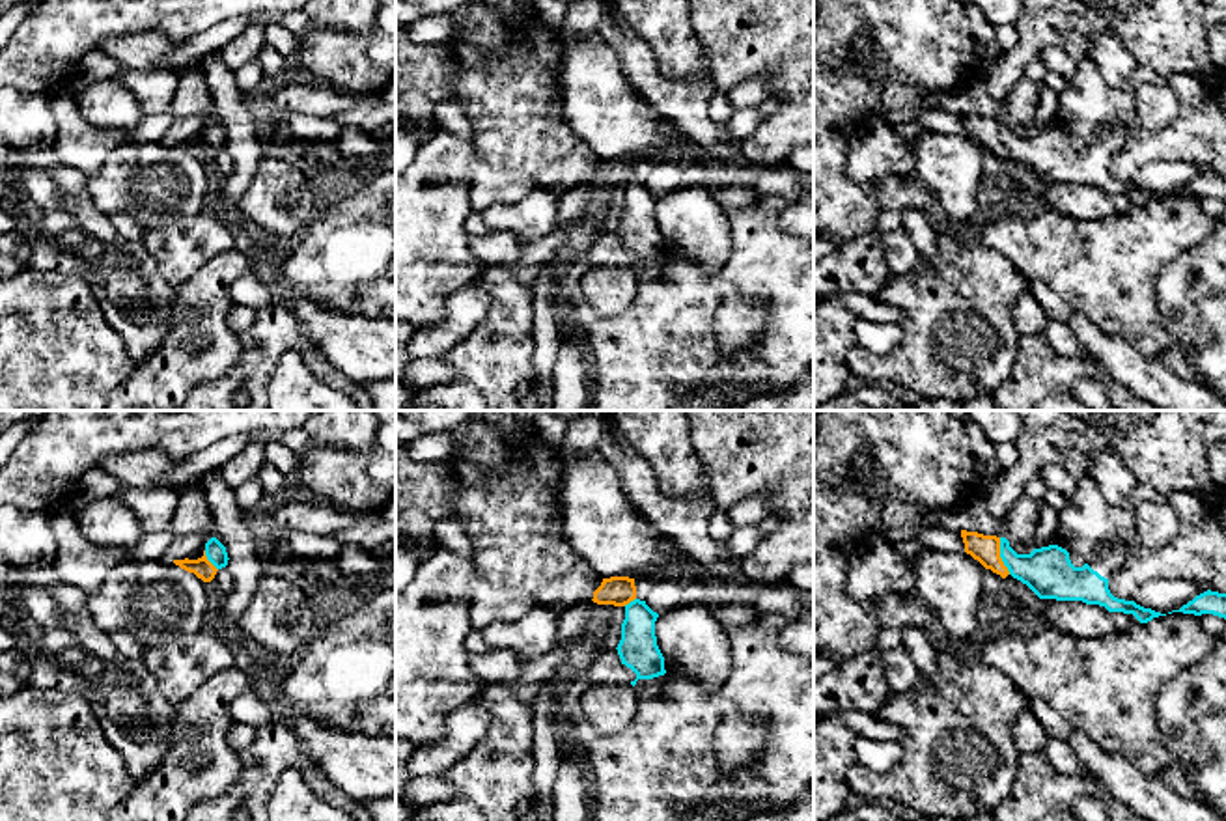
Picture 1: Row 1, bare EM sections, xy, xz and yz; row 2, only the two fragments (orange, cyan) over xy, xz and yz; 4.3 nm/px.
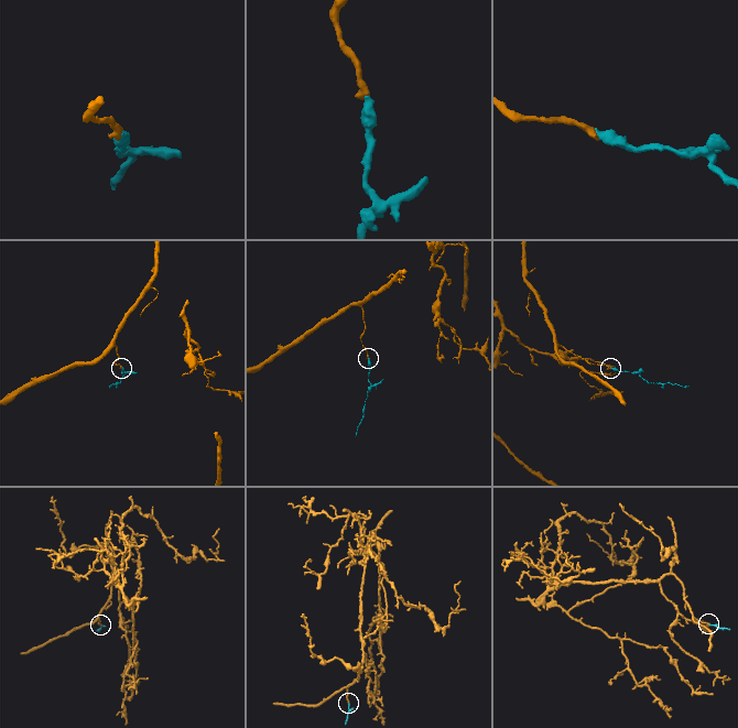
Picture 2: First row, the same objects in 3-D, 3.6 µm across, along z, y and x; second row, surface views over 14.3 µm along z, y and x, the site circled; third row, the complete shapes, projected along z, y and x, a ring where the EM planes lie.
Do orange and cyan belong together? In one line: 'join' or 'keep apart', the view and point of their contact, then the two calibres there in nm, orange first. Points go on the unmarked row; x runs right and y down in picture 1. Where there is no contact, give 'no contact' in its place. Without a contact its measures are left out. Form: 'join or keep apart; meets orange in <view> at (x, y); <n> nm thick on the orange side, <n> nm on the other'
join; meets orange in yz at (999, 139); 120 nm thick on the orange side, 220 nm on the other

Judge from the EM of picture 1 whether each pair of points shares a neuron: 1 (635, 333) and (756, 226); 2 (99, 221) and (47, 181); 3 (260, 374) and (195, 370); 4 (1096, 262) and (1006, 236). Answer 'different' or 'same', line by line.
1: same
2: same
3: different
4: same

